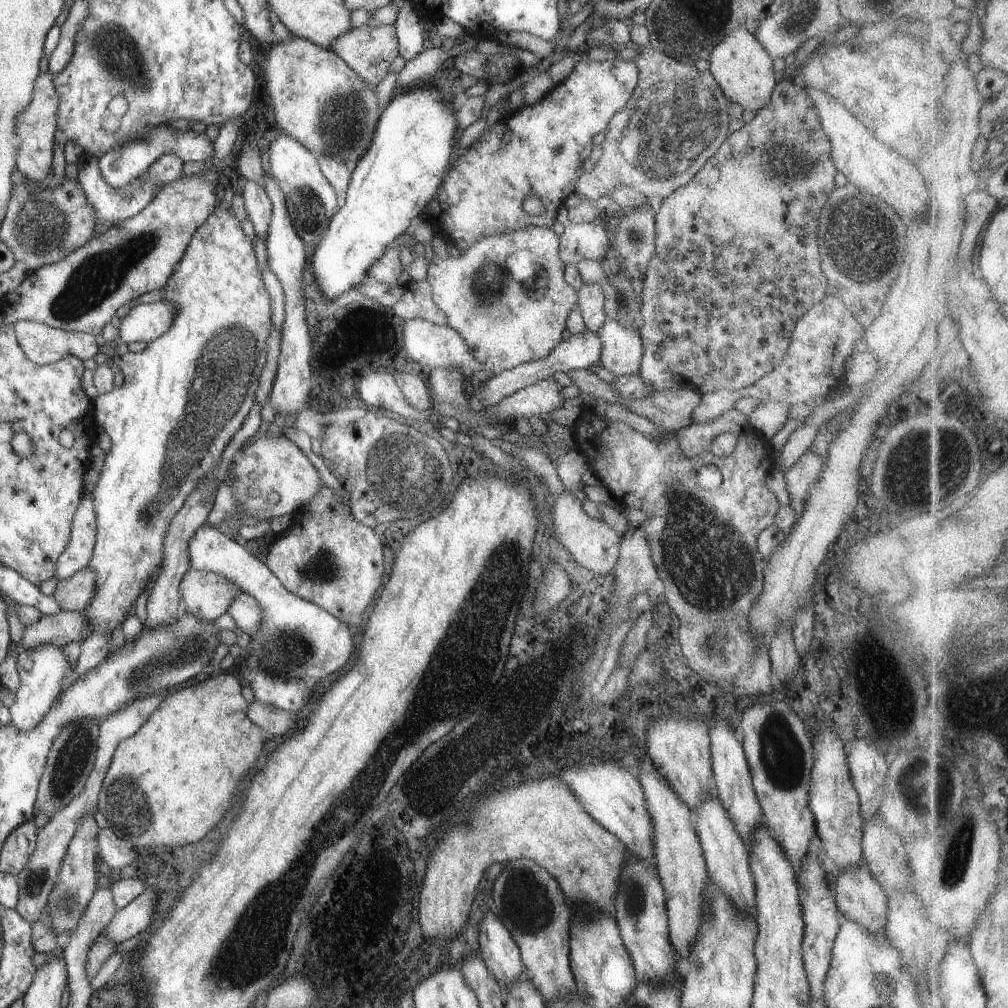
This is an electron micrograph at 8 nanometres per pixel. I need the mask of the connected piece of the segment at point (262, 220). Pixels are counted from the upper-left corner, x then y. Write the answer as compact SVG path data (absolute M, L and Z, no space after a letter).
M248 181L244 188L243 197L247 218L254 225L256 237L266 240L273 214L273 205L267 196L267 190Z

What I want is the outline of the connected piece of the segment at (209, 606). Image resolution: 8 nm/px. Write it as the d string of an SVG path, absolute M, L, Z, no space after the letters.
M189 569L179 585L181 604L188 615L204 622L216 620L227 612L234 598L244 593L228 582L226 576L214 572Z

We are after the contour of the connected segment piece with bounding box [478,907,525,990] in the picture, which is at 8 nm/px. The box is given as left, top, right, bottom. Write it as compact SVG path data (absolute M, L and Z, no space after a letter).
M492 908L486 912L479 930L479 954L498 983L507 990L516 978L525 973L520 948L508 927Z

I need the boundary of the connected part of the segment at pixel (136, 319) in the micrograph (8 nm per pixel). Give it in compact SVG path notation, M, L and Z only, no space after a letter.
M168 300L152 304L138 304L132 308L119 326L120 340L127 343L152 343L168 332L176 319L179 308Z

